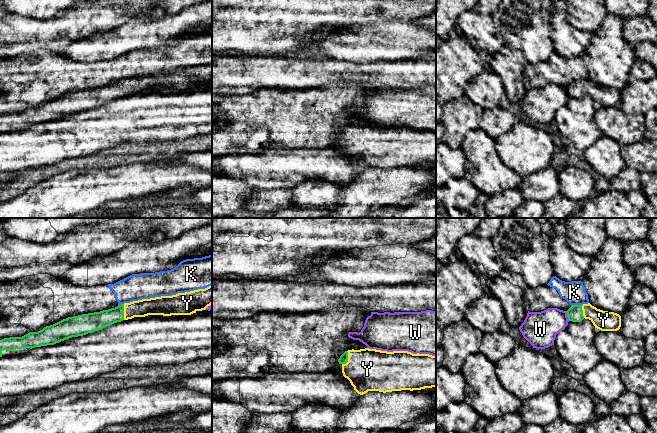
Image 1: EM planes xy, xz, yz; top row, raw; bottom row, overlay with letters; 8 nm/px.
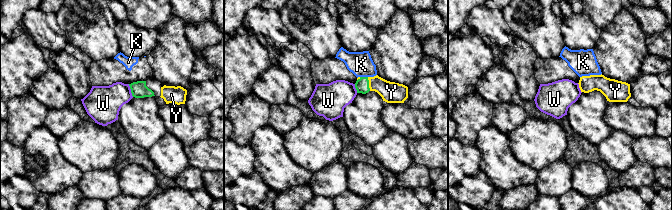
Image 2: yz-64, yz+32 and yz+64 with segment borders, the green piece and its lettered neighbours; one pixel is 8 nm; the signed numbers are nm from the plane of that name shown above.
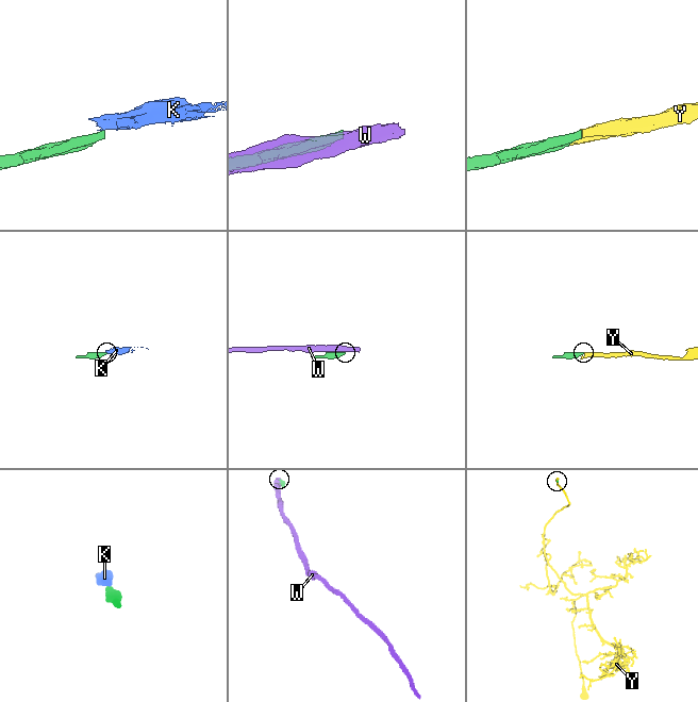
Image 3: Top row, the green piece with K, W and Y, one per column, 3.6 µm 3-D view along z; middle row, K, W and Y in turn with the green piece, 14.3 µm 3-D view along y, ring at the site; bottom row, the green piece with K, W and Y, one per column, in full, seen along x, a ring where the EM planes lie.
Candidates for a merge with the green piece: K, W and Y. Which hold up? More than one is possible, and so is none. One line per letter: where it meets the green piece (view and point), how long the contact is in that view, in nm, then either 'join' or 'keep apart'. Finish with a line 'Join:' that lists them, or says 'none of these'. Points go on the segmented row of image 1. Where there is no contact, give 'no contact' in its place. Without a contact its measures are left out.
K: contact yz (576, 305); length 90 nm; keep apart
W: contact yz (567, 316); length 90 nm; keep apart
Y: contact xz (347, 359); length 120 nm; join
Join: Y

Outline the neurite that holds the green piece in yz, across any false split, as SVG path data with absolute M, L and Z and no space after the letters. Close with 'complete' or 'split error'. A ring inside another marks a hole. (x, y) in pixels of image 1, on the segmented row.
M590 303L572 305L566 312L569 321L581 322L584 318L589 319L601 331L617 331L621 327L619 314L597 309Z; split error

